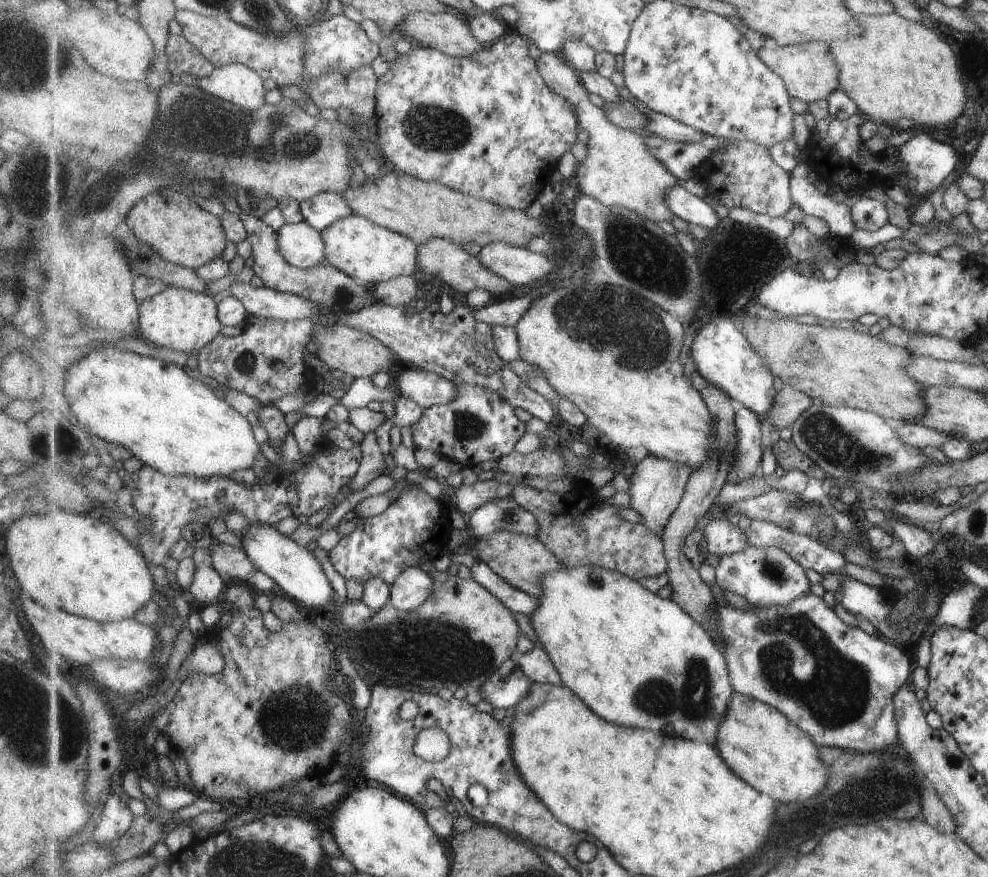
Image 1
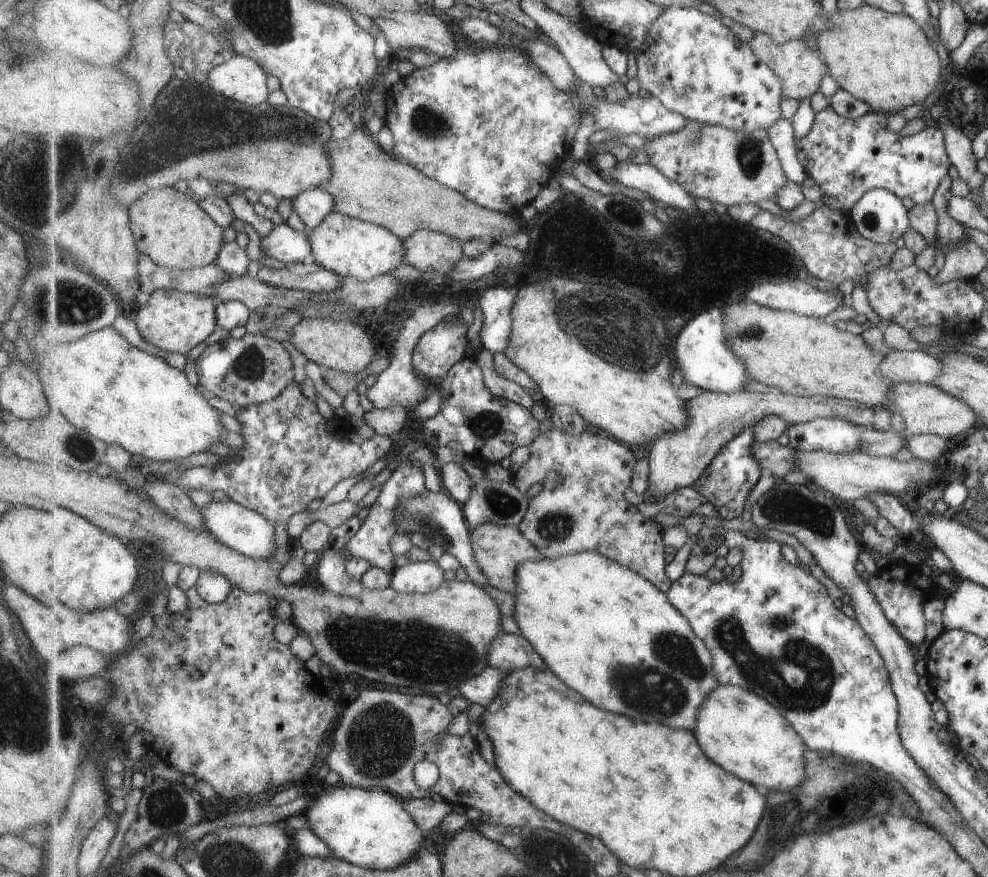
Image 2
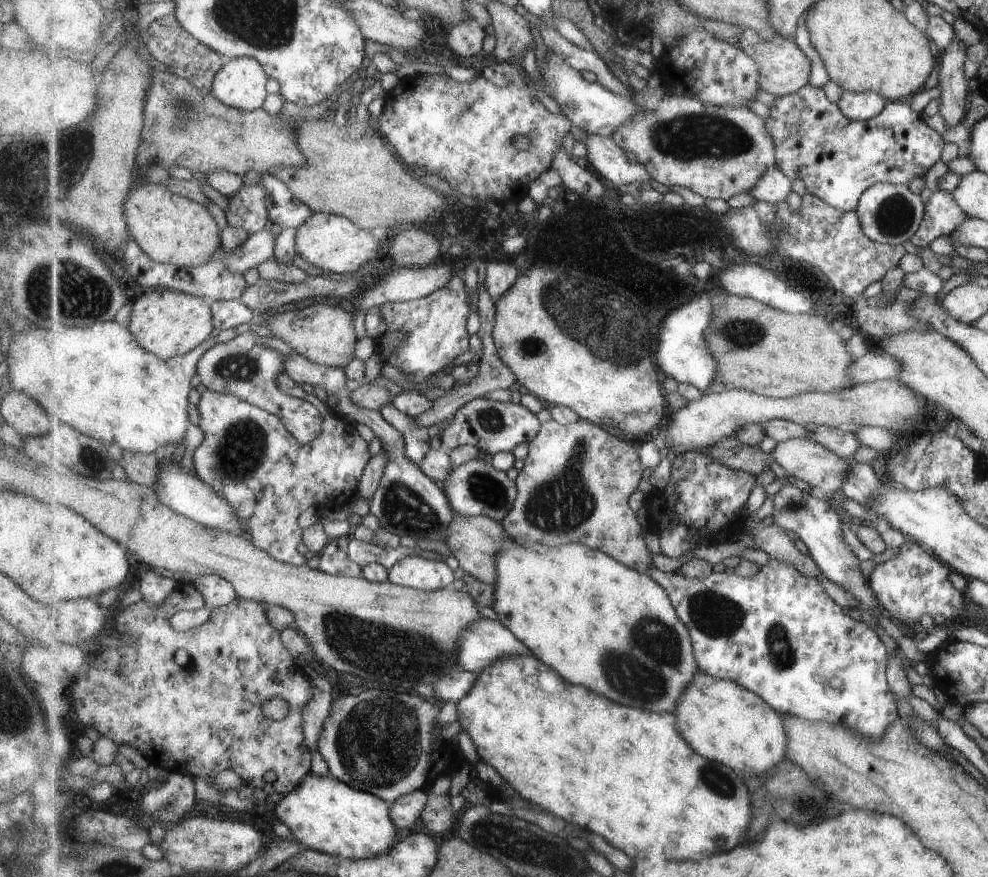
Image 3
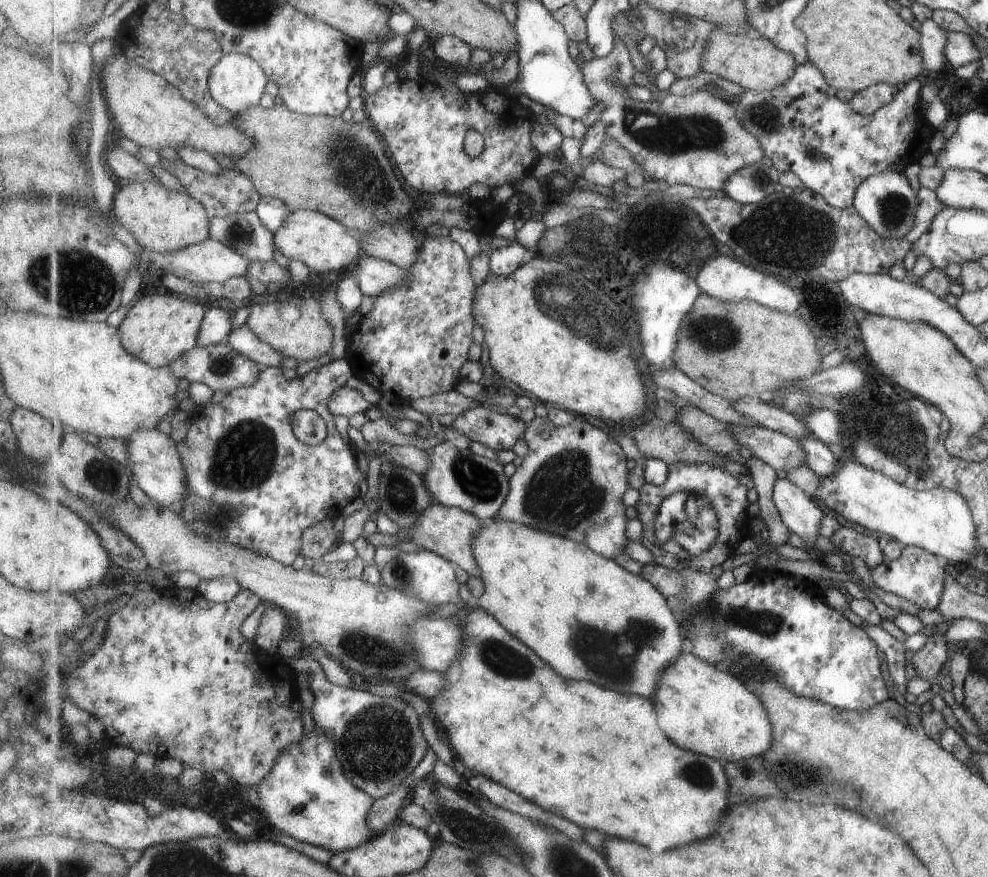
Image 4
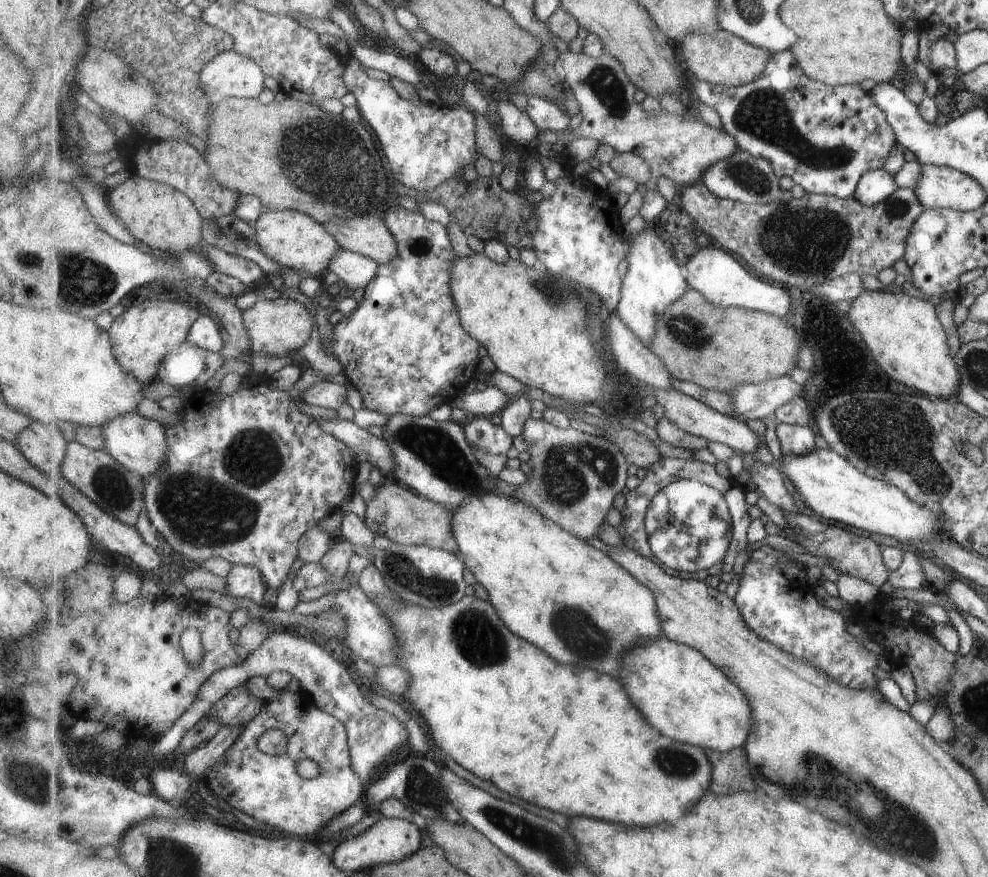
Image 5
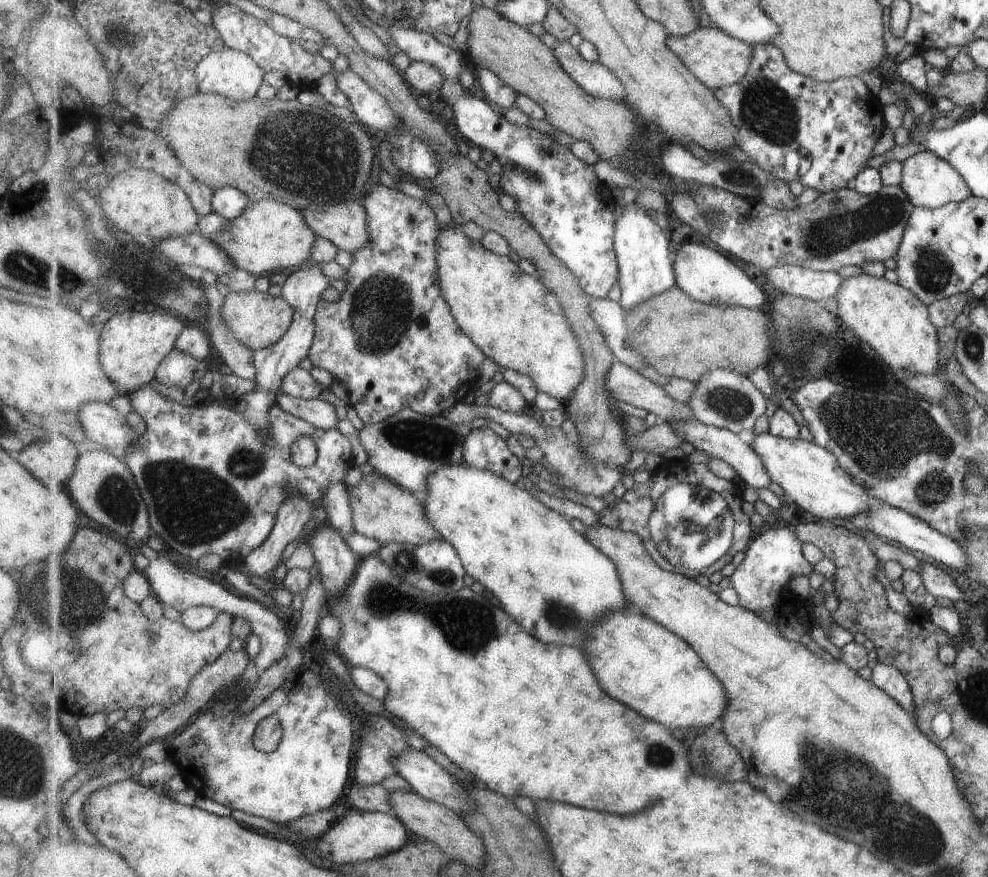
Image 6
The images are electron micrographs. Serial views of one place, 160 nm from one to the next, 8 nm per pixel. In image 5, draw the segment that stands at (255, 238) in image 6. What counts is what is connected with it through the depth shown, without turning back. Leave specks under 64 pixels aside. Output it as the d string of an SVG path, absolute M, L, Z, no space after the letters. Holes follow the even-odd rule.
M296 210L265 212L254 222L263 252L285 268L295 269L302 275L321 277L328 272L329 264L335 260L335 254L343 250L337 236L333 236L324 224L316 218Z

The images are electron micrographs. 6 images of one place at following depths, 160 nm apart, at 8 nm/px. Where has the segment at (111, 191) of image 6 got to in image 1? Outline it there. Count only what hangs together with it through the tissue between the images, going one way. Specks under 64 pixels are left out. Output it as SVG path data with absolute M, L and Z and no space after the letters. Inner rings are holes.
M169 187L141 198L129 212L126 225L139 240L151 244L164 260L189 269L221 258L228 241L221 217L201 208L187 194Z

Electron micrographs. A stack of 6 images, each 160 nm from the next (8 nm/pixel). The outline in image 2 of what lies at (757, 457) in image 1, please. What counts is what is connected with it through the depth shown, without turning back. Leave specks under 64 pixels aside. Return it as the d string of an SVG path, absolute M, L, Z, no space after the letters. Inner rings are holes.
M745 428L737 438L733 438L722 452L712 461L712 465L705 470L705 473L698 482L695 482L694 489L697 493L708 499L714 505L721 517L725 519L737 518L743 511L747 510L747 498L753 490L755 484L759 482L761 475L765 473L757 460L753 456L751 446L755 442L755 428Z

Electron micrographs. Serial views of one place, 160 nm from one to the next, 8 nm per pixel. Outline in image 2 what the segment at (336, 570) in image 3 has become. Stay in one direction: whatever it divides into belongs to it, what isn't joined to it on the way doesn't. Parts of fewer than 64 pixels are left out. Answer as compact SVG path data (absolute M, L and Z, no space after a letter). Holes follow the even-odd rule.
M360 513L341 524L333 530L333 536L326 545L326 549L320 553L316 562L316 575L318 583L327 590L335 592L337 596L361 596L364 586L362 580L355 580L349 576L347 570L348 558L343 554L343 548L347 542L355 537L364 524L365 515Z

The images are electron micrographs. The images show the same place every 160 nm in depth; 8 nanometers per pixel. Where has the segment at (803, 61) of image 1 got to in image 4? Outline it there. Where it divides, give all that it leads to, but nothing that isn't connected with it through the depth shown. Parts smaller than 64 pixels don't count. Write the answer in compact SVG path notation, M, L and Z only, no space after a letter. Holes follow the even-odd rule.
M715 27L709 34L709 46L703 54L703 71L735 83L747 91L771 92L793 78L799 68L795 56L771 44L765 34L757 30L722 29Z

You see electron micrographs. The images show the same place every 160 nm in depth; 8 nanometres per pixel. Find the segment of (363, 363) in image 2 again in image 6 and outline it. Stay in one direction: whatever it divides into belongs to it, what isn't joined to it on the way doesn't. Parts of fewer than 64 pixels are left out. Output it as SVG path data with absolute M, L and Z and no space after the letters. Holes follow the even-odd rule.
M268 291L232 292L225 294L219 307L225 324L236 334L239 342L252 351L258 351L278 343L292 325L296 310L283 296L272 296Z

